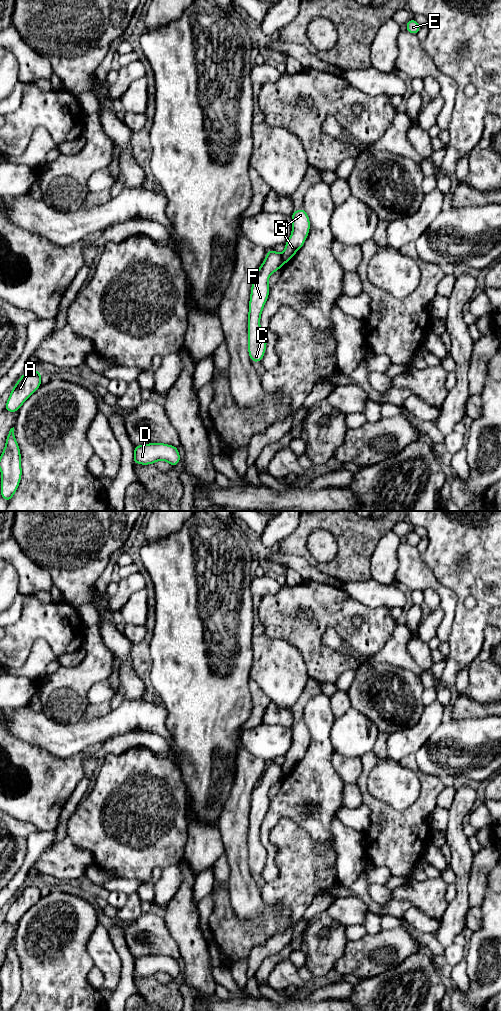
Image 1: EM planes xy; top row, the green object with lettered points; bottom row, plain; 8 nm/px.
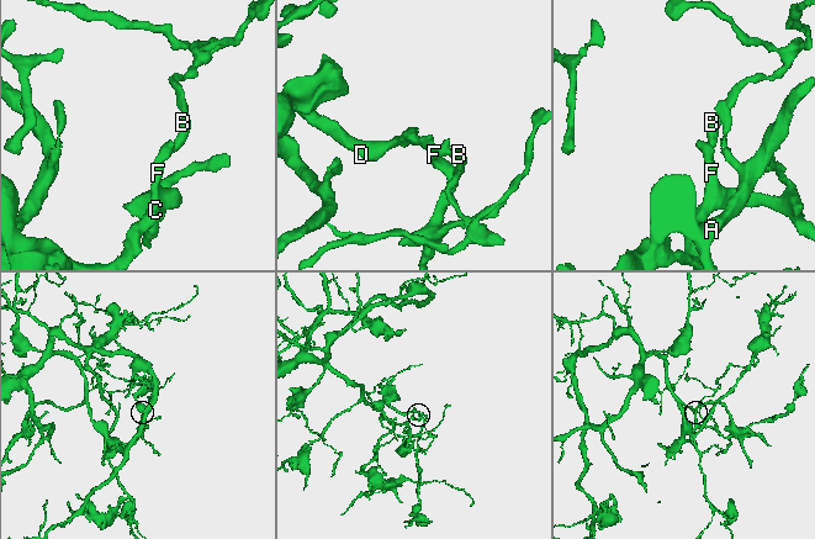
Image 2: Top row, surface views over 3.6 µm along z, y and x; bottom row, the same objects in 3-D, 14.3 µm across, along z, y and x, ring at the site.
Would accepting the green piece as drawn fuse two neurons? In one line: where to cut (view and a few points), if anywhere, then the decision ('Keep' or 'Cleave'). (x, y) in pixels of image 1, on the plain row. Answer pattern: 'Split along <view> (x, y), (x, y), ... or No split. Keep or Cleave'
Split along xy (281, 767), (284, 774). Cleave

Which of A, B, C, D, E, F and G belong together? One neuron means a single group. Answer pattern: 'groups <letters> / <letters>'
groups A C D F / B E G

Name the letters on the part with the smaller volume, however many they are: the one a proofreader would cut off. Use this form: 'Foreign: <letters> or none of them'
Foreign: B, E, G

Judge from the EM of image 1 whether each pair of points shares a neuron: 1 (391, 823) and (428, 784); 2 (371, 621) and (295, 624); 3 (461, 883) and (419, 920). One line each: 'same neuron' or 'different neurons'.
1: same neuron
2: same neuron
3: different neurons

